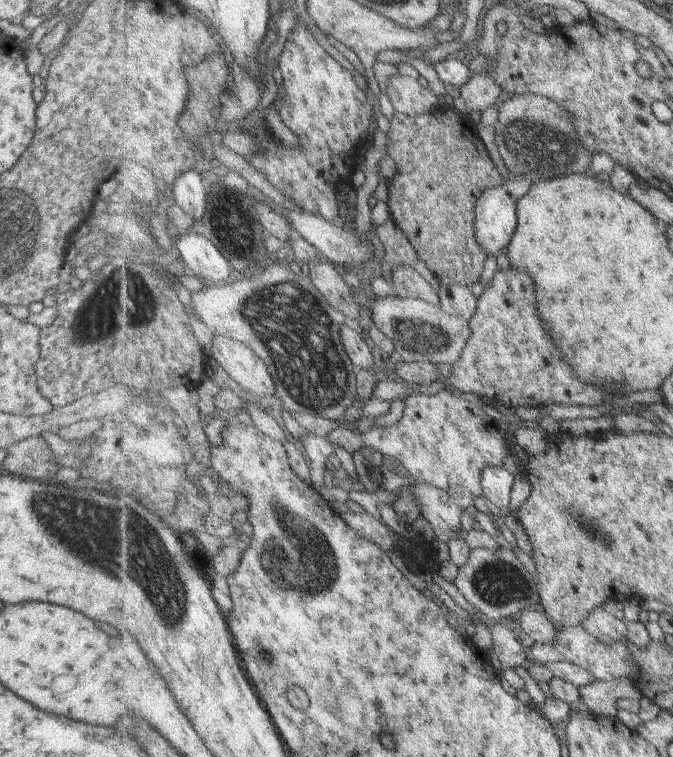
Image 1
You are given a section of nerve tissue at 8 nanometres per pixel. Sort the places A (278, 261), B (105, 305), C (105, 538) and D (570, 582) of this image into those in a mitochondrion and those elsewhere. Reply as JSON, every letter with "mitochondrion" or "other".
{"A":"other","B":"mitochondrion","C":"mitochondrion","D":"other"}

